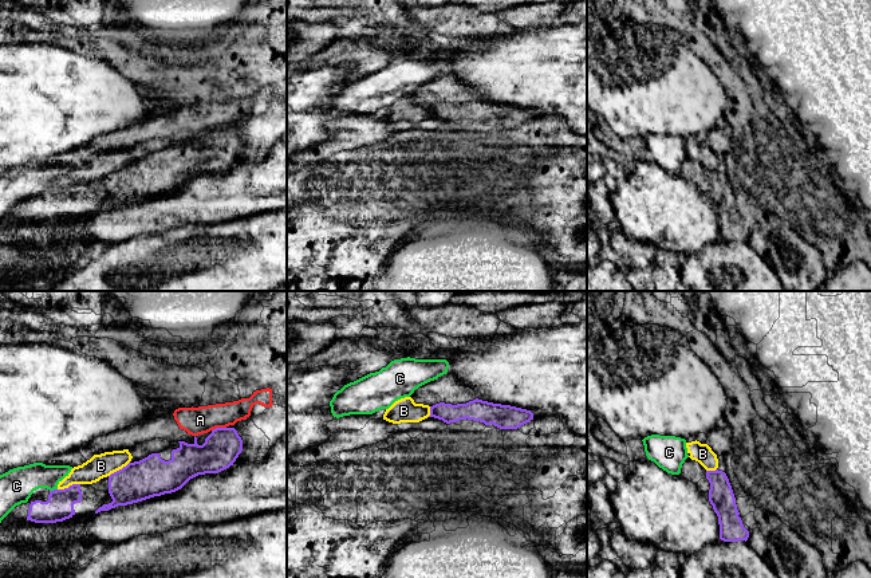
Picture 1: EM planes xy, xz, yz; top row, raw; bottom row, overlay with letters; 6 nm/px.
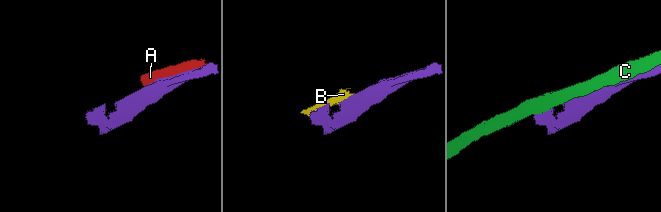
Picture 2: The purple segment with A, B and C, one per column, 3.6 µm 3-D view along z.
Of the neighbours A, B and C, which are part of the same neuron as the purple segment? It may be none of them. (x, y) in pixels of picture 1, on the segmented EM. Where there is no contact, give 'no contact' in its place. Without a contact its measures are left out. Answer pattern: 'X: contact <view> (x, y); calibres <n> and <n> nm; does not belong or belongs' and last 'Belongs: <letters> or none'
A: contact xy (219, 428); calibres 220 and 160 nm; does not belong
B: contact xy (70, 486); calibres 160 and 140 nm; does not belong
C: contact xy (54, 490); calibres 160 and 200 nm; does not belong
Belongs: none

